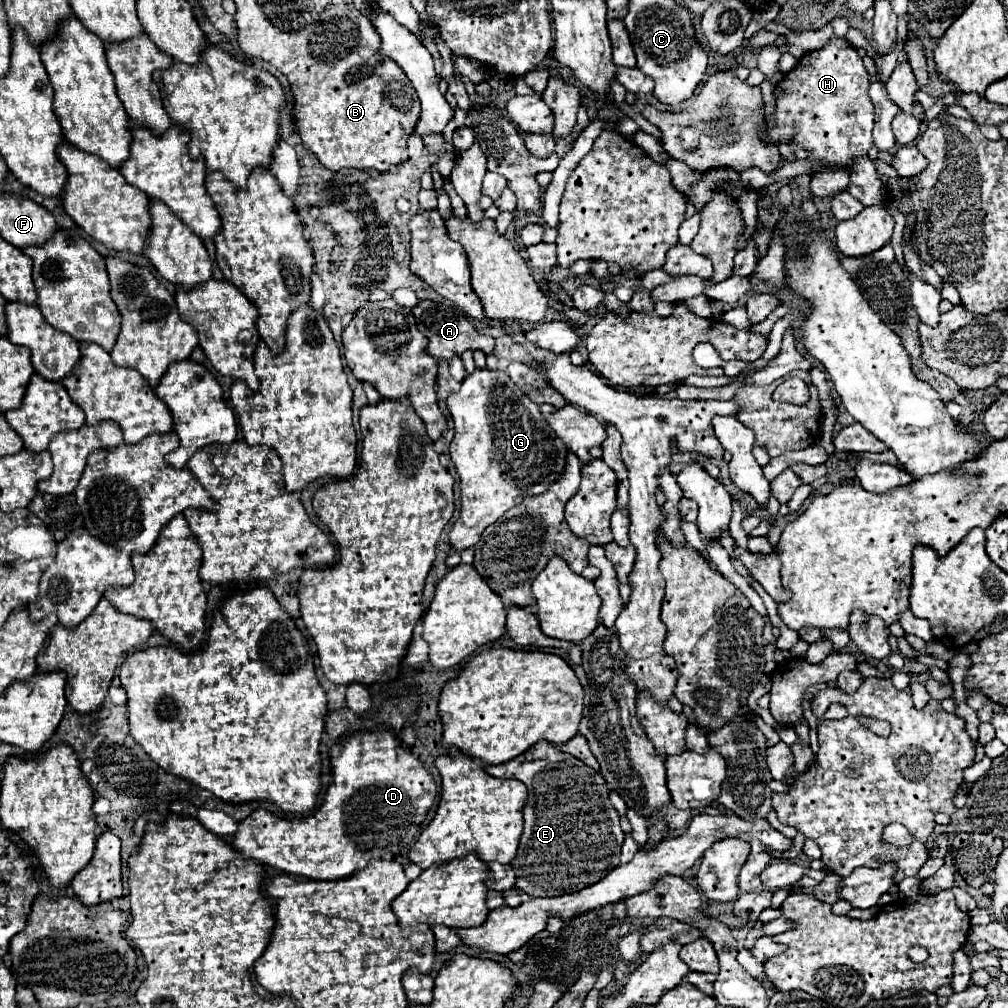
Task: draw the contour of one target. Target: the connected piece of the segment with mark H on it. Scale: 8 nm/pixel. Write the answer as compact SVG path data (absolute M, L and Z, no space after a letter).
M833 36L823 48L807 52L775 88L775 124L765 124L765 140L795 140L809 152L809 160L817 172L851 170L855 158L867 156L873 146L874 106L867 96L867 86L867 70L857 50L845 38Z

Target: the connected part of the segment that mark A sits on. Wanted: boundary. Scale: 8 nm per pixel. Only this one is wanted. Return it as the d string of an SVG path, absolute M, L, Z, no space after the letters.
M421 300L415 308L413 308L413 316L417 320L417 328L429 338L429 346L427 346L427 354L435 356L435 358L443 358L449 360L453 356L459 356L465 350L483 350L483 352L491 352L495 342L491 336L481 334L473 322L461 312L455 310L451 306L445 304L437 304L431 300Z

